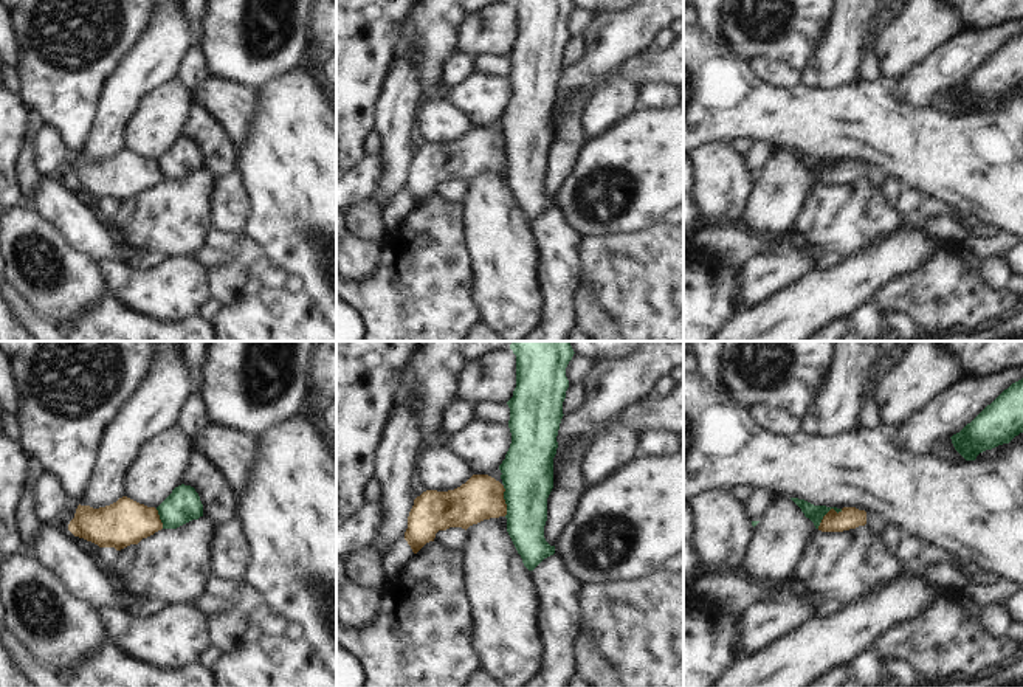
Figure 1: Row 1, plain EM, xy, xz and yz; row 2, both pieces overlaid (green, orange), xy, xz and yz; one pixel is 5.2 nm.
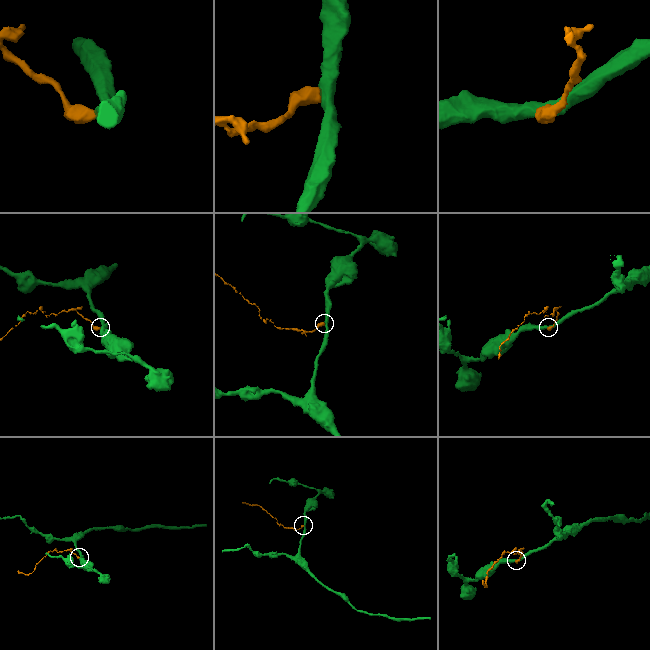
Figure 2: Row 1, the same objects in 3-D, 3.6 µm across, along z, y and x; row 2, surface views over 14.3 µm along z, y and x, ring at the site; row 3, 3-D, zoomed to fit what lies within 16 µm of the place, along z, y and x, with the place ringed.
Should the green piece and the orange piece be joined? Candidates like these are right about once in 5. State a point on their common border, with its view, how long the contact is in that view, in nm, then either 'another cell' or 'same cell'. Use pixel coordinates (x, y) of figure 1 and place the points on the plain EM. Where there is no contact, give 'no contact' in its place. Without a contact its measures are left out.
contact yz (826, 165); length 170 nm; another cell

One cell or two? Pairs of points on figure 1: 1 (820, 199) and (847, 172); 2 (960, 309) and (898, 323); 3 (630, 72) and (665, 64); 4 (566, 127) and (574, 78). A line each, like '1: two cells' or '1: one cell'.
1: two cells
2: two cells
3: one cell
4: two cells

